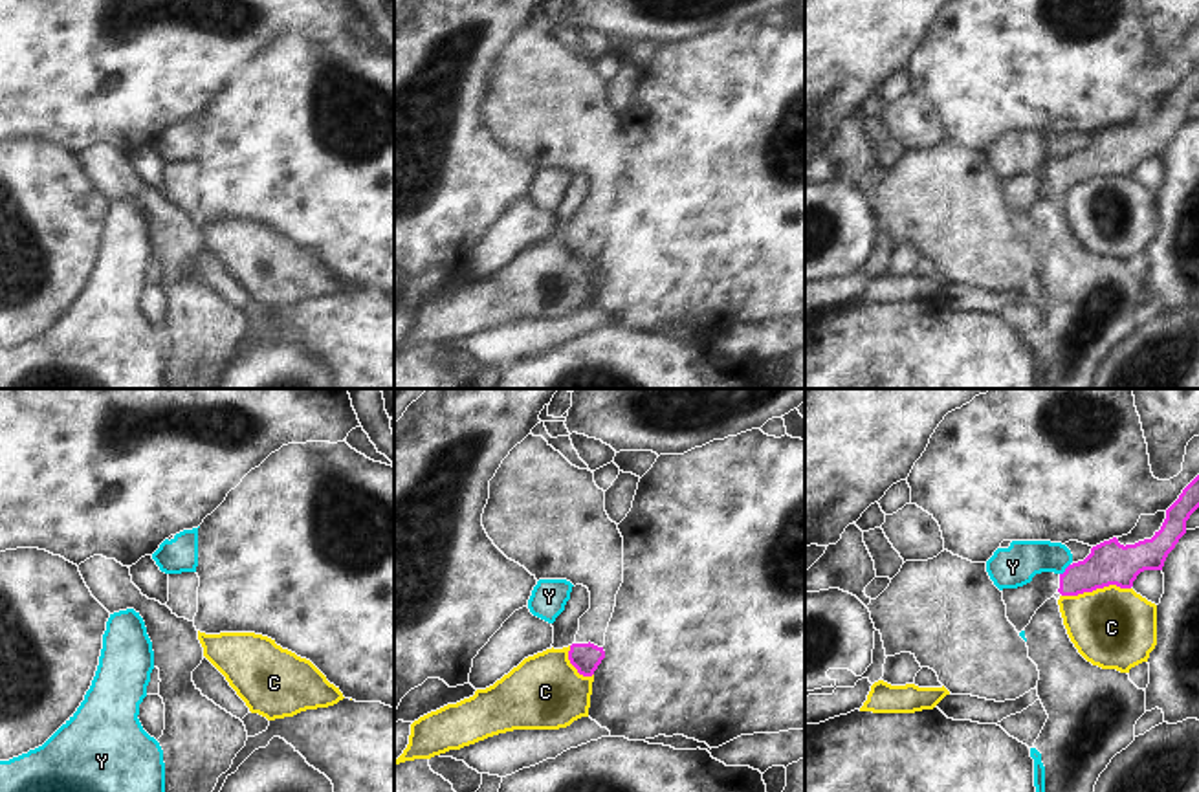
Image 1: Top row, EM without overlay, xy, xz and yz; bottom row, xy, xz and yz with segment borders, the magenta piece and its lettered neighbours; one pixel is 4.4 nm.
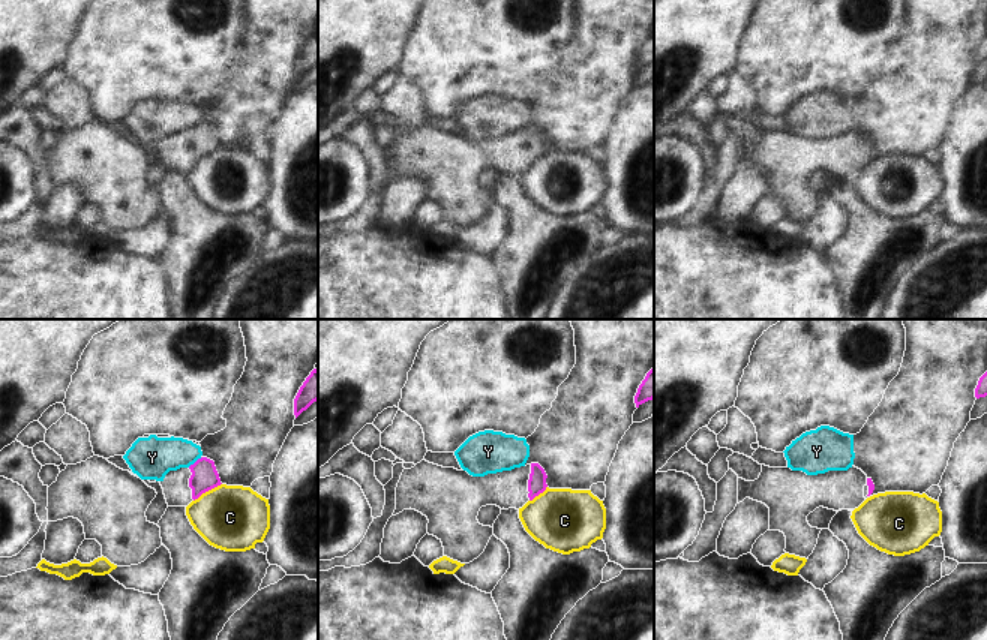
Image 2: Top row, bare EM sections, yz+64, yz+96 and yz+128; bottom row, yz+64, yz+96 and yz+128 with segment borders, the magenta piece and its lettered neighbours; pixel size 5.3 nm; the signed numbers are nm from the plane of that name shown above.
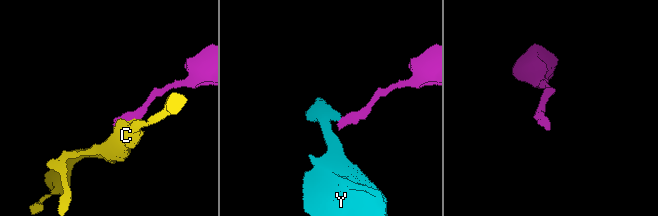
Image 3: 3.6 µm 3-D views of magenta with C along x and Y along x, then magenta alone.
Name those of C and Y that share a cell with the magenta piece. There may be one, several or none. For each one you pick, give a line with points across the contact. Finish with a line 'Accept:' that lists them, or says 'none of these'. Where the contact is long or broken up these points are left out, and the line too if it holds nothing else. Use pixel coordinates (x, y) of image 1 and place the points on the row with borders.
Accept: none of these

